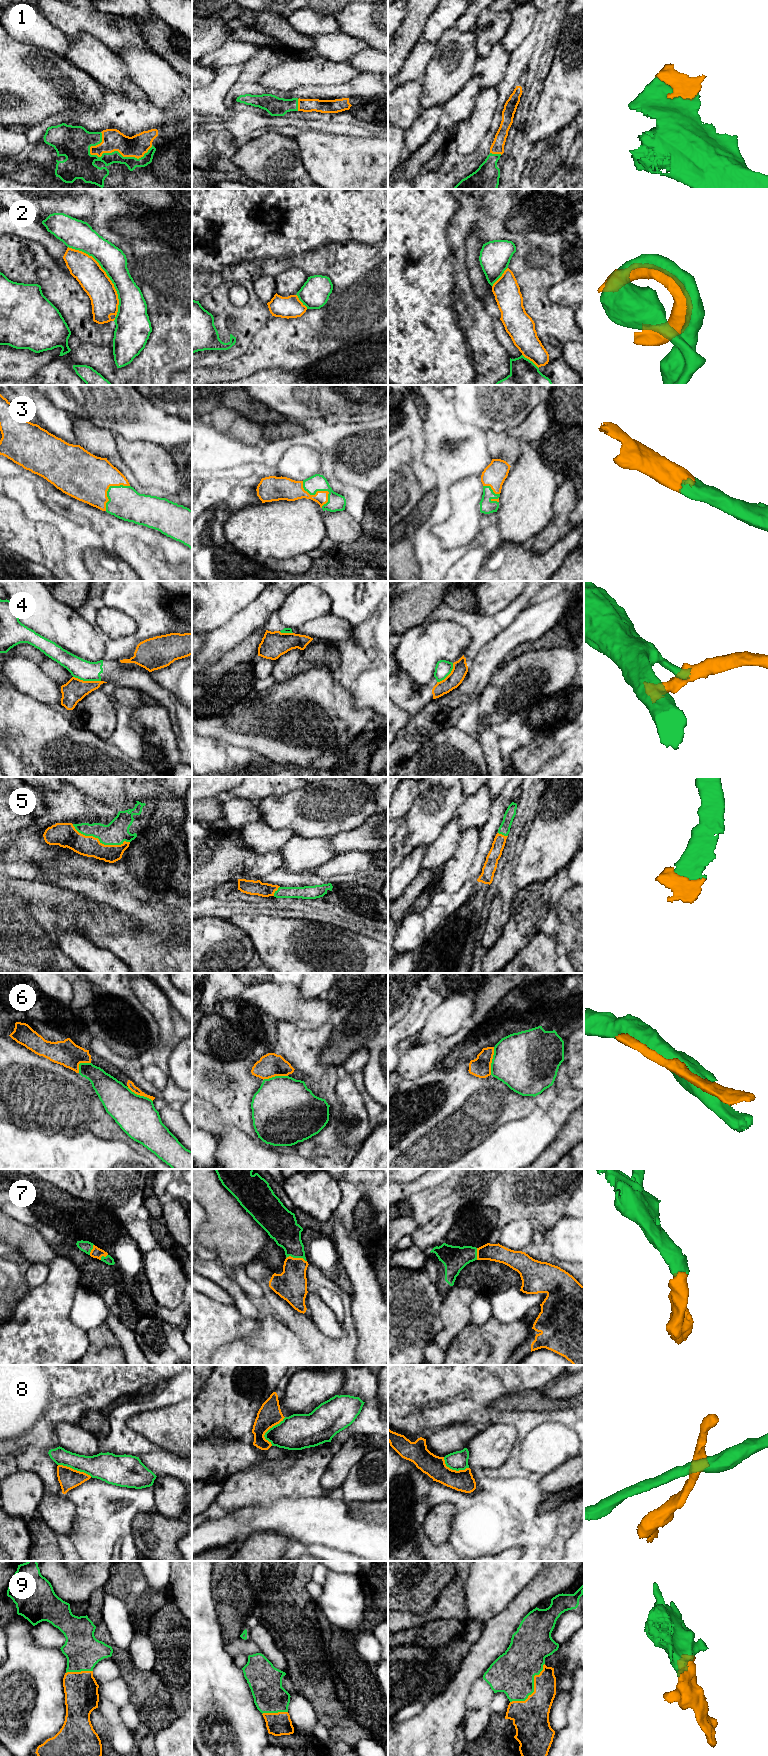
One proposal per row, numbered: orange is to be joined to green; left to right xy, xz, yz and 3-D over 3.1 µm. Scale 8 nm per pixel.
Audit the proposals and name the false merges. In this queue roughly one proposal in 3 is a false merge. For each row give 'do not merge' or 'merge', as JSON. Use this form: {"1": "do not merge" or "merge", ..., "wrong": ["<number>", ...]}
{"1": "merge", "2": "do not merge", "3": "merge", "4": "do not merge", "5": "merge", "6": "do not merge", "7": "merge", "8": "do not merge", "9": "merge", "wrong": ["2", "4", "6", "8"]}

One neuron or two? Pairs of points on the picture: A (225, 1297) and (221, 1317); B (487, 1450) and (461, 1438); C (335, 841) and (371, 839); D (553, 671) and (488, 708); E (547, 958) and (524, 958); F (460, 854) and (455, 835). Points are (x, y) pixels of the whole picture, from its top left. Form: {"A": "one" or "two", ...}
{"A": "two", "B": "two", "C": "one", "D": "one", "E": "one", "F": "two"}

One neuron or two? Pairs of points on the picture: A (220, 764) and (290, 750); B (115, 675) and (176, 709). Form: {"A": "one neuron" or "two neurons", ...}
{"A": "two neurons", "B": "one neuron"}

